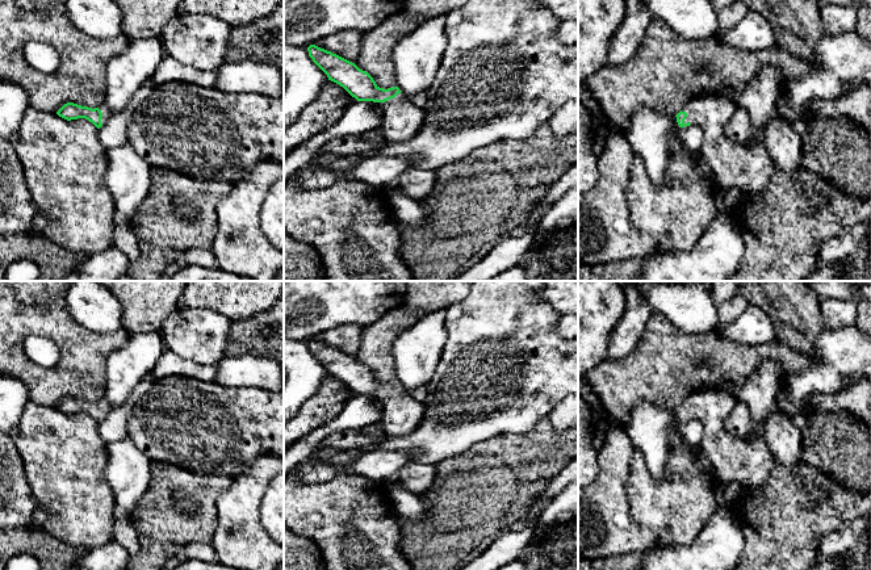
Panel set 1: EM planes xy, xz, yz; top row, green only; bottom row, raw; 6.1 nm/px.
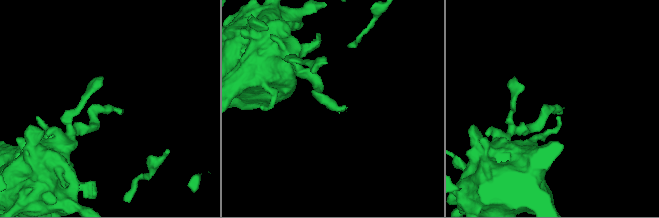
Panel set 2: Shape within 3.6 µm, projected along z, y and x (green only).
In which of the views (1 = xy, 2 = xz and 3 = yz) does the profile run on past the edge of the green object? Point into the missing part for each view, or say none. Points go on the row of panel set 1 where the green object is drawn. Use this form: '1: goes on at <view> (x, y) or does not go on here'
1: goes on at xy (107, 114)
2: goes on at xz (402, 120)
3: goes on at yz (746, 166)

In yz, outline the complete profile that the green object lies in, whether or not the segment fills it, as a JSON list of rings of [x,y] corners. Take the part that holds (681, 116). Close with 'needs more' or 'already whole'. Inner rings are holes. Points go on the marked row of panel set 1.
[[[702,96],[691,100],[675,117],[679,127],[698,125],[703,129],[699,150],[719,189],[759,193],[769,185],[776,165],[763,143],[734,143],[726,138],[725,125],[736,109],[728,97]]] | needs more

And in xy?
[[[67,102],[56,112],[56,114],[67,121],[85,118],[92,122],[97,129],[104,126],[106,121],[112,117],[112,113],[105,102],[95,109],[74,102]]] | needs more

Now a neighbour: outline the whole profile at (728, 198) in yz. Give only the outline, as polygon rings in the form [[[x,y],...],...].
[[[726,188],[717,190],[717,202],[721,213],[729,214],[742,197],[742,190],[738,188]]]

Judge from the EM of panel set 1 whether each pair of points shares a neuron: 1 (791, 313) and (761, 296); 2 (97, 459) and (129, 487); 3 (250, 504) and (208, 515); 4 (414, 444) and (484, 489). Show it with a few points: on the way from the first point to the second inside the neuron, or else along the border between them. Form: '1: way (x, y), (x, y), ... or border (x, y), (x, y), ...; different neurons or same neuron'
1: way (783, 305), (774, 296), (769, 296); same neuron
2: border (105, 445), (105, 481), (113, 497); different neurons
3: border (231, 485), (216, 501), (217, 528), (209, 543); different neurons
4: border (469, 448), (442, 460), (436, 465); different neurons

